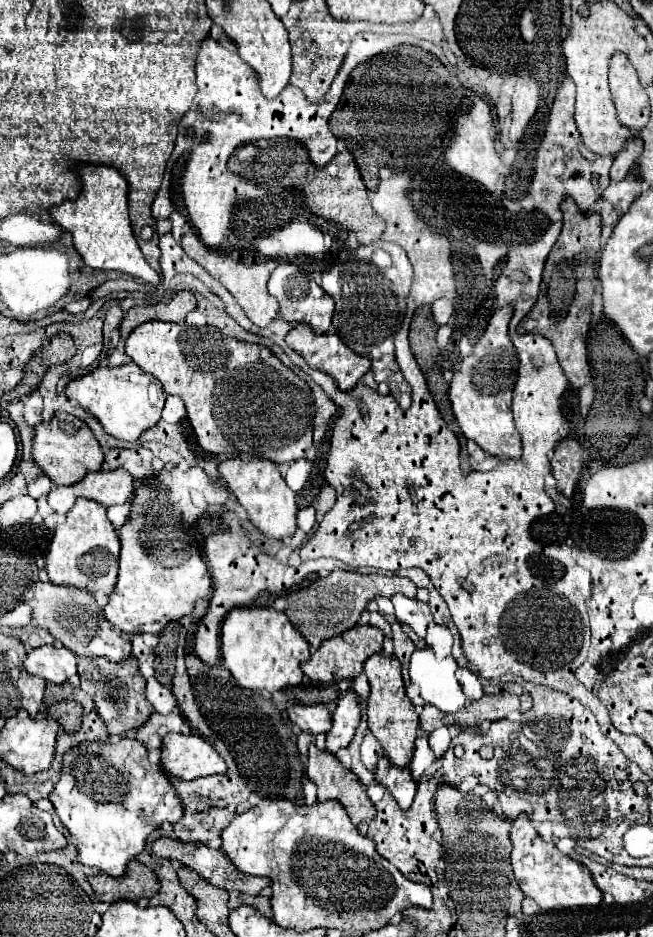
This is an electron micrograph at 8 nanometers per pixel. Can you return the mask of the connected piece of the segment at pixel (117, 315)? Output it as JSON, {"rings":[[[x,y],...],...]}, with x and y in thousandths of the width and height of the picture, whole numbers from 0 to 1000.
{"rings":[[[168,328],[162,332],[162,340],[159,340],[159,366],[165,366],[168,364],[168,355],[184,349],[187,338],[190,338],[190,332],[184,328]]]}

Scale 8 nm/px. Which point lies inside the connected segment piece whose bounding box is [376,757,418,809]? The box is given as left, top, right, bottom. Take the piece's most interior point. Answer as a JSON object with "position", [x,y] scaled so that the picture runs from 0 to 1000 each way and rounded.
{"position":[609,832]}

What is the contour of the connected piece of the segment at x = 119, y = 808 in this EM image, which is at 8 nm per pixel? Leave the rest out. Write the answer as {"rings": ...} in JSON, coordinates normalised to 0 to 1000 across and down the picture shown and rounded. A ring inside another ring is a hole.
{"rings":[[[193,787],[178,793],[129,791],[101,801],[95,827],[77,846],[77,855],[116,898],[116,917],[172,936],[193,932],[196,919],[221,906],[236,885],[251,876],[273,878],[279,872],[279,855],[257,827],[242,814],[227,812],[217,793]]]}

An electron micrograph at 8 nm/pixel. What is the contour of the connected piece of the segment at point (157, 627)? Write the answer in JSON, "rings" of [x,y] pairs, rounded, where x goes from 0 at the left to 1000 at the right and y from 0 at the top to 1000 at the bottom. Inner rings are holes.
{"rings":[[[276,498],[248,501],[242,507],[211,515],[199,547],[181,565],[187,580],[181,622],[165,637],[159,656],[187,676],[242,678],[260,663],[291,656],[300,639],[322,637],[325,616],[297,565],[312,547],[343,547],[349,537],[361,537],[361,533],[340,520],[340,511],[322,513],[319,505],[306,498],[285,503]]]}

